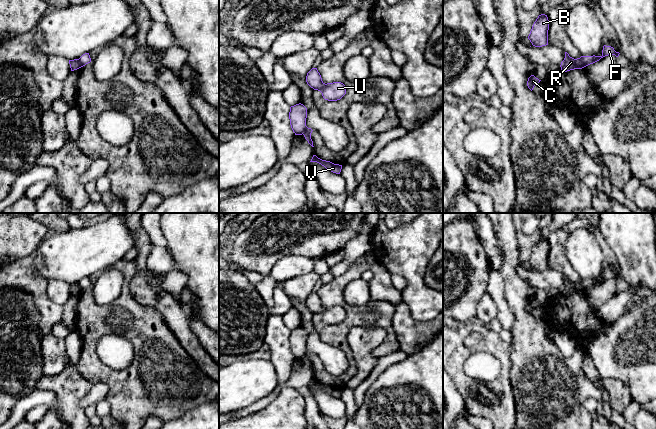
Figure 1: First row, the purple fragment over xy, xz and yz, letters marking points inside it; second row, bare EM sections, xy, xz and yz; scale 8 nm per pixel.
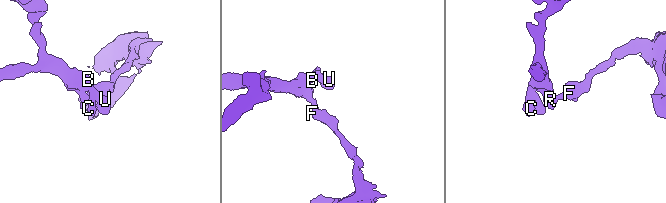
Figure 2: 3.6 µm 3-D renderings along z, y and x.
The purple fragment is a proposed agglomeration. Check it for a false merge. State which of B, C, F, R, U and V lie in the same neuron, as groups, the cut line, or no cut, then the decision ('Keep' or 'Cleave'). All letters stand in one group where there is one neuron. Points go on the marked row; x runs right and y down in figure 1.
Groups: B C R U / F V. Split along yz (580, 57), (585, 66). Cleave

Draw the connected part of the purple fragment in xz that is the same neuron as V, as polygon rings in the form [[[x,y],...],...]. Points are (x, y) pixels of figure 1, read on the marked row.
[[[313,155],[310,162],[317,162],[317,163],[321,164],[322,166],[324,166],[329,171],[336,173],[336,174],[340,174],[341,169],[342,169],[342,165],[334,164],[330,161],[322,160],[322,159],[318,158],[316,155]]]

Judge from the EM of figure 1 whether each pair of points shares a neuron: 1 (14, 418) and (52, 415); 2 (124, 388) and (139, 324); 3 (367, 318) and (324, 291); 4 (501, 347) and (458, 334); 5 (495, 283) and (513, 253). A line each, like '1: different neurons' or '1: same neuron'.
1: different neurons
2: same neuron
3: same neuron
4: same neuron
5: different neurons

